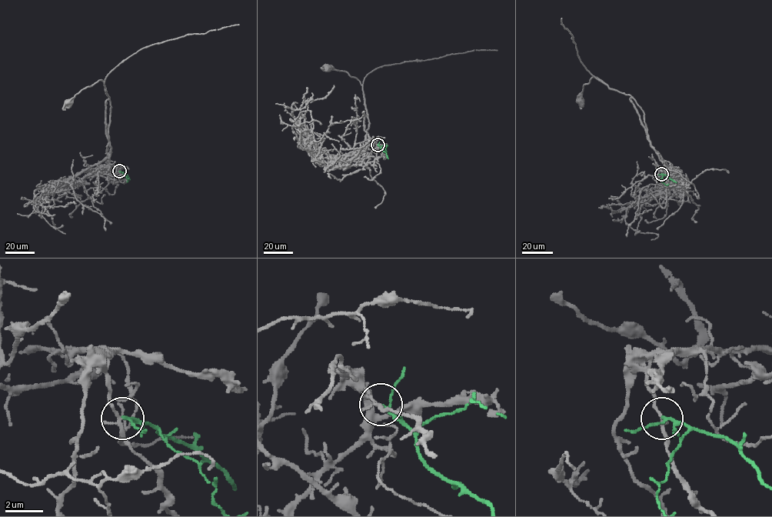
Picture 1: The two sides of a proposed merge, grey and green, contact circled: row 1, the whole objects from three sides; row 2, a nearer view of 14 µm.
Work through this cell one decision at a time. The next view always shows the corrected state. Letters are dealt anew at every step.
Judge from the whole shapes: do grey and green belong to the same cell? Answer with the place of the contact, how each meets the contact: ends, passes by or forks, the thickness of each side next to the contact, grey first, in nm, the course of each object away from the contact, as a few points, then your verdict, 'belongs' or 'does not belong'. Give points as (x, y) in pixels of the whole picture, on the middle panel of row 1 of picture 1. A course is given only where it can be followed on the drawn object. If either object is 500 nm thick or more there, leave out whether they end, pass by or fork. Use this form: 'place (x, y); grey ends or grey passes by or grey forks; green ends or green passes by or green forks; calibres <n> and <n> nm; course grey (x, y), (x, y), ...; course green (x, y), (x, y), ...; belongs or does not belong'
place (377, 145); grey passes by; green passes by; calibres 170 and 130 nm; course grey (377, 145), (369, 154), (365, 154), (364, 146), (369, 121), (360, 81), (346, 71), (327, 68); course green (377, 145), (381, 147), (384, 144), (387, 151); does not belong

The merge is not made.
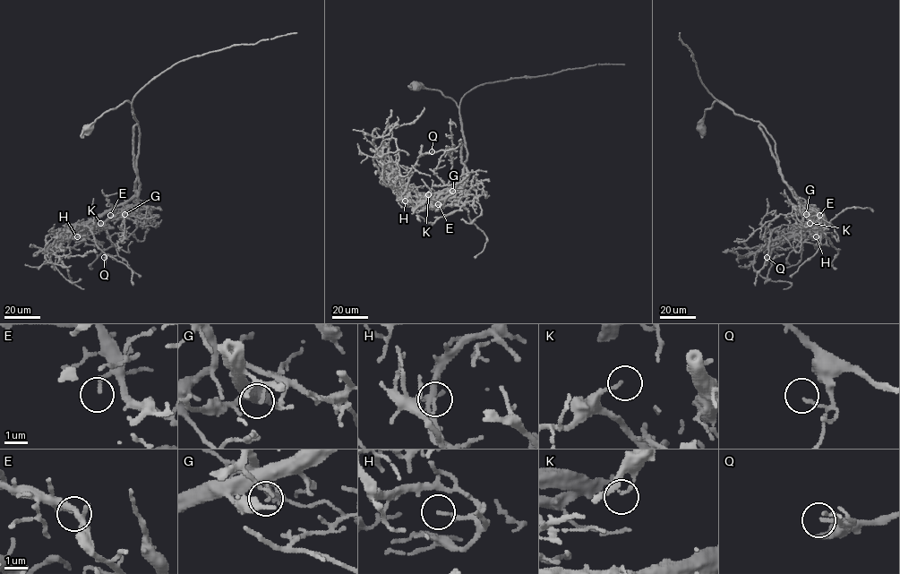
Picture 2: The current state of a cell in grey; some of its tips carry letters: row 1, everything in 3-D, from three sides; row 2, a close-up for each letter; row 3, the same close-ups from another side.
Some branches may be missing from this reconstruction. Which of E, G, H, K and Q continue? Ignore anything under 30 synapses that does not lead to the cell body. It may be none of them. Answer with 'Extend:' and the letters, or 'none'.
Extend: E

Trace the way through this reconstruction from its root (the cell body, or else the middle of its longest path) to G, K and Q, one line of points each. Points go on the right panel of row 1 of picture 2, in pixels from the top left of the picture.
G: (701, 128), (705, 110), (715, 101), (735, 114), (758, 121), (775, 142), (782, 179), (800, 200), (806, 214)
K: (701, 128), (705, 110), (715, 101), (758, 121), (774, 141), (782, 179), (808, 208), (810, 223)
Q: (701, 128), (705, 110), (720, 101), (758, 121), (774, 141), (782, 179), (811, 222), (775, 227), (767, 257)

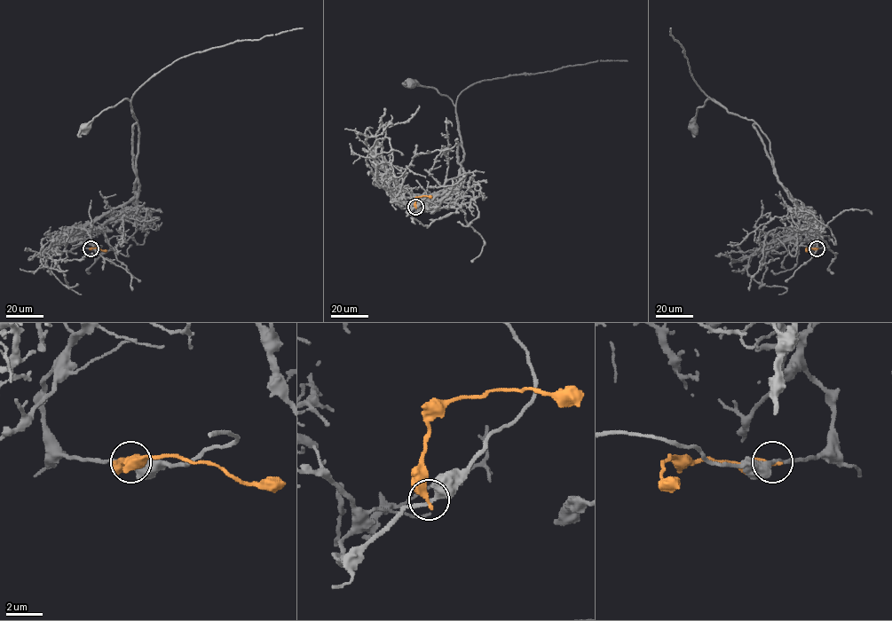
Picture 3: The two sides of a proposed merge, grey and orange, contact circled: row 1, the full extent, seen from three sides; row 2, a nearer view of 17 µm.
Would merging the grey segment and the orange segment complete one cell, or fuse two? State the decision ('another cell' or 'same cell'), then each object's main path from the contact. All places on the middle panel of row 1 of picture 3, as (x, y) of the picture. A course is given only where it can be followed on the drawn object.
another cell; grey runs (415, 208), (406, 213), (415, 200), (426, 200), (460, 180), (463, 149), (453, 101), (435, 89), (411, 83); orange runs (415, 208), (418, 197), (431, 197)

